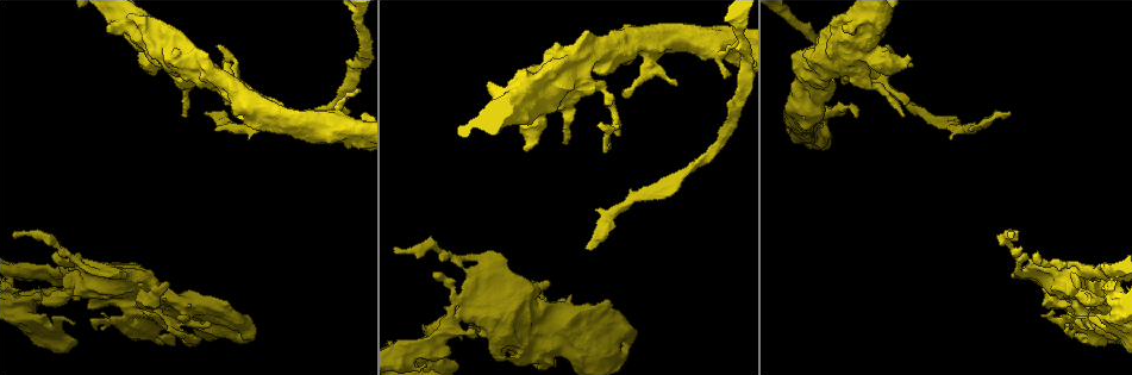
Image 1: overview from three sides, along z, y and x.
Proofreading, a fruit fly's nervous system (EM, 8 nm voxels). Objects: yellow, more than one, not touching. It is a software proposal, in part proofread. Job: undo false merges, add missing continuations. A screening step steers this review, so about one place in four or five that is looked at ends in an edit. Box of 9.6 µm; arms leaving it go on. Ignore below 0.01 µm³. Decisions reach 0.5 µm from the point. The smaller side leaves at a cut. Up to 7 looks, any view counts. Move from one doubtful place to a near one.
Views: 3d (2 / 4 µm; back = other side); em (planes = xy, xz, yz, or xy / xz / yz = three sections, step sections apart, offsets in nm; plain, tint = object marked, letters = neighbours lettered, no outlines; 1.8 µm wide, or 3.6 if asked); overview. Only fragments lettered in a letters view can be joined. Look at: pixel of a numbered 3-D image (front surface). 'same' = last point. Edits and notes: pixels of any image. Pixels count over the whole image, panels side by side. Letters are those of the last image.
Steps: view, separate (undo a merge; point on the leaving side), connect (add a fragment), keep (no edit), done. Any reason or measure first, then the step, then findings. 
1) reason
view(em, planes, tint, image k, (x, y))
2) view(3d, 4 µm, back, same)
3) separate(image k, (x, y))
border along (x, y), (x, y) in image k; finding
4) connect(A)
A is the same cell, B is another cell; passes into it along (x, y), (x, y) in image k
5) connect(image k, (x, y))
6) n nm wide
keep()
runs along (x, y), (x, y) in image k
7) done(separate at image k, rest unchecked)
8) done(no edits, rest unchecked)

branch stops here
view(em, planes, letters, image 1, (586, 246))

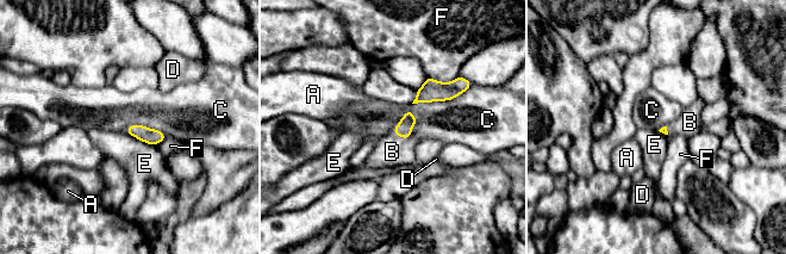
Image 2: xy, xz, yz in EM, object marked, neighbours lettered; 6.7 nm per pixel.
connect(B)
B is the same cell, A, C, D, E and F are other cells; passes into it along (404, 129), (401, 136), (392, 152) in image 2; the neuron continues

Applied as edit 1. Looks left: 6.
view(overview)

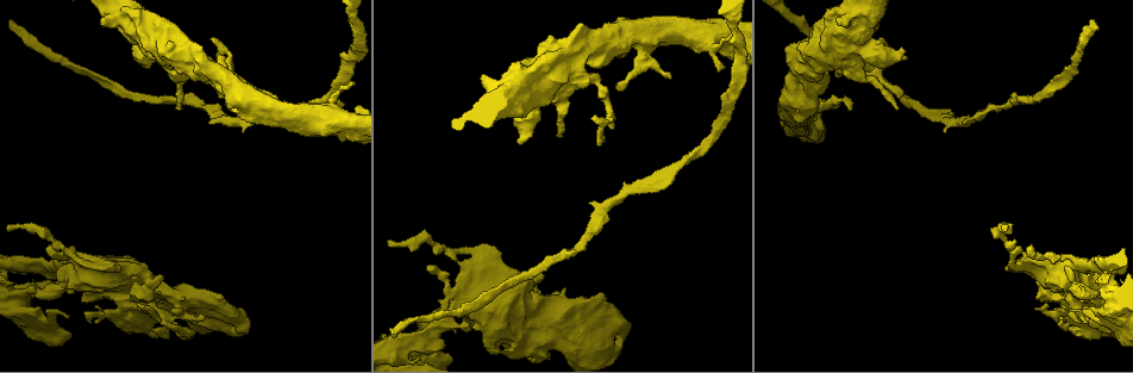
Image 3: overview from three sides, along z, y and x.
free end
view(3d, 4 µm, back, image 3, (597, 145))

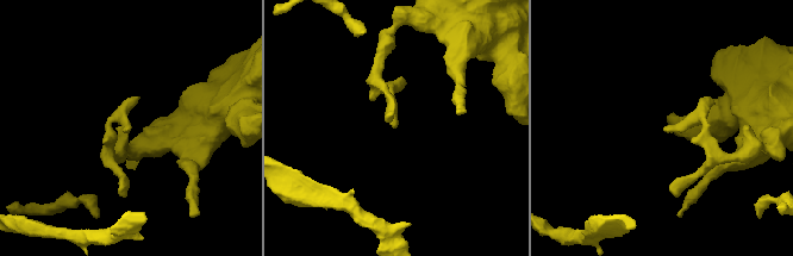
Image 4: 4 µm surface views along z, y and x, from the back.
shape alone is not enough
view(em, planes, letters, image 4, (666, 130))

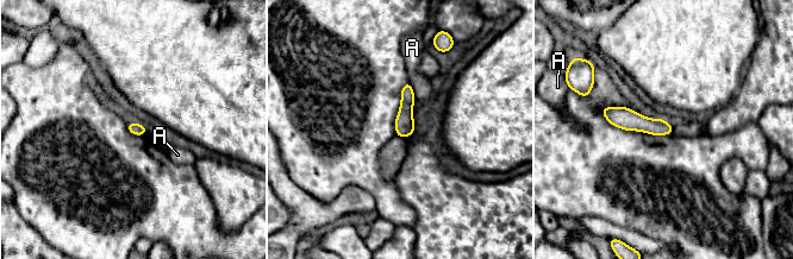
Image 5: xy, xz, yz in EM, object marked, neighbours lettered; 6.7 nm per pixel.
keep()
A is another cell; none of them fits

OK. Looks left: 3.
view(3d, 4 µm, image 3, (231, 107))

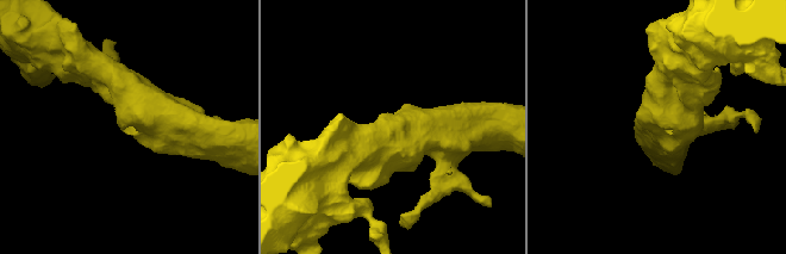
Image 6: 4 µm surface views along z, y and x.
shape alone is not enough
view(em, xy, step 8, plain, image 6, (676, 127))

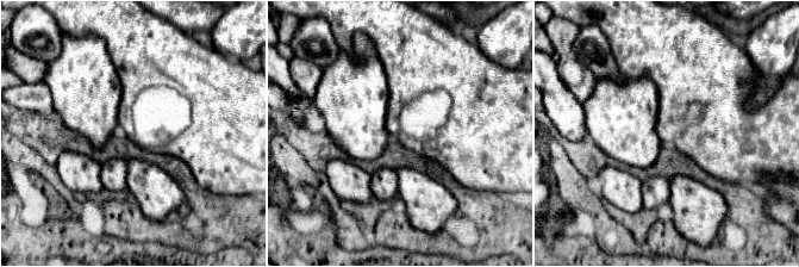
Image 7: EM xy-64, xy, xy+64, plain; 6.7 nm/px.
see the neighbours
view(em, xy, step 8, letters, same)

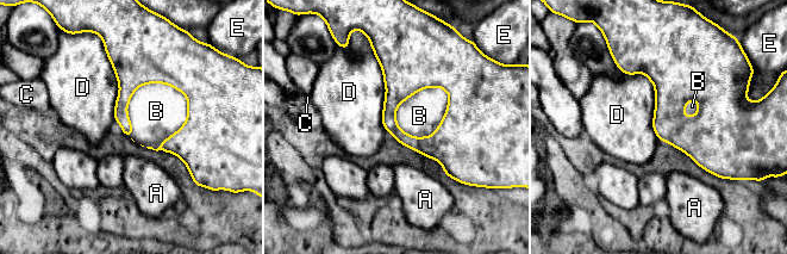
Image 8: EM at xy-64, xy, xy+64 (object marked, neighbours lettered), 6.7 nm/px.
connect(B)
B is the same cell, A, C, D and E are other cells; passes into it along (224, 118), (187, 115), (156, 111) in image 8; it goes on there

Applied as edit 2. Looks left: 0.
done(connect at image 2, connect at image 8, rest unchecked)

